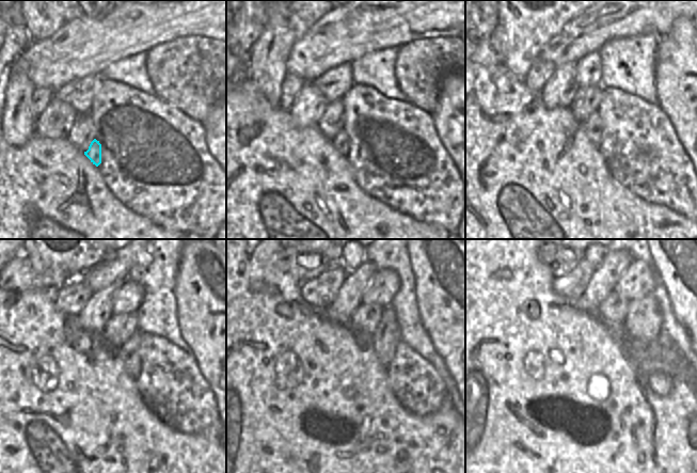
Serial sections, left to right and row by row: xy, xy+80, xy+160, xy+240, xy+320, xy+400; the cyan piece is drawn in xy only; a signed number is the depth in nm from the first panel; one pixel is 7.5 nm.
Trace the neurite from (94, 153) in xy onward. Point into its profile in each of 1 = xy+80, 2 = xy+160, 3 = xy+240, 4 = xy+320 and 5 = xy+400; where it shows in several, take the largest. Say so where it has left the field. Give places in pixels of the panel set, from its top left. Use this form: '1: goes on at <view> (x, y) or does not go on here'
1: goes on at xy+80 (341, 142)
2: goes on at xy+160 (593, 127)
3: goes on at xy+240 (129, 353)
4: goes on at xy+320 (386, 335)
5: goes on at xy+400 (643, 321)

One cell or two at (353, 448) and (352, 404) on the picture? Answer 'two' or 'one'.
one

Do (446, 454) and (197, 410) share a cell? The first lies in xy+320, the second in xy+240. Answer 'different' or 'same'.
different

